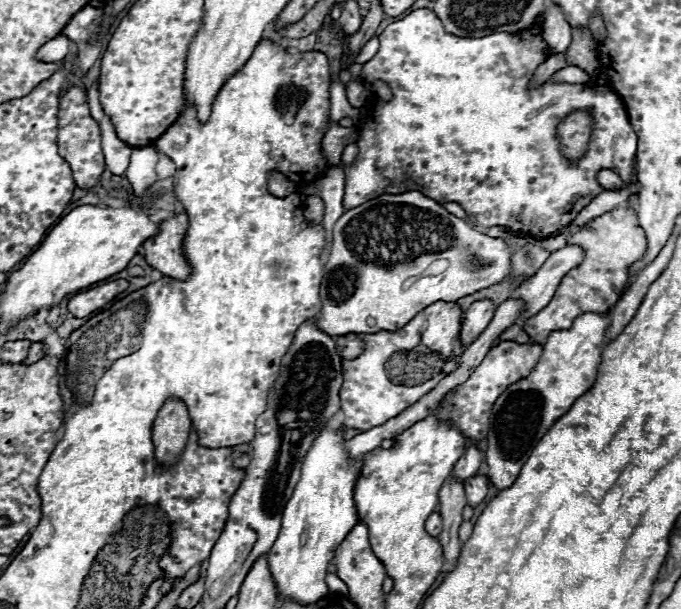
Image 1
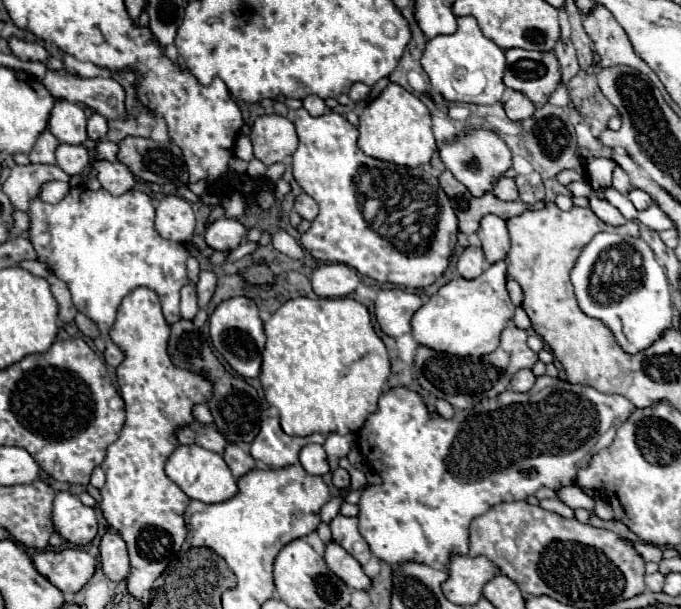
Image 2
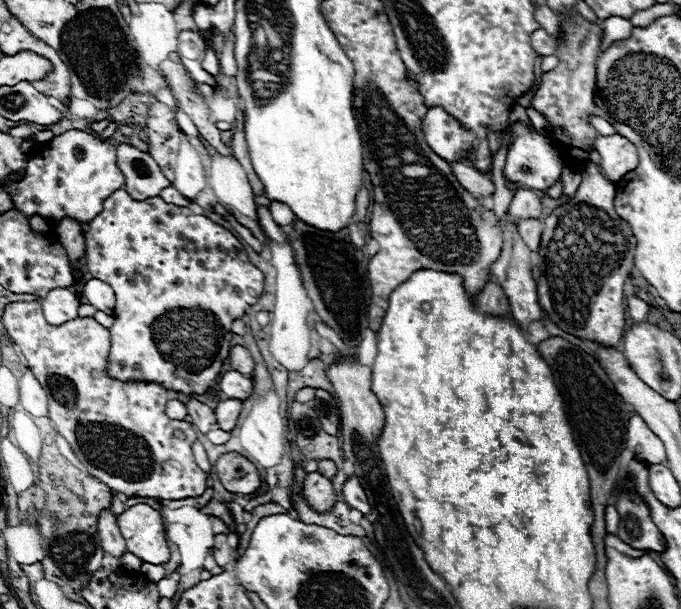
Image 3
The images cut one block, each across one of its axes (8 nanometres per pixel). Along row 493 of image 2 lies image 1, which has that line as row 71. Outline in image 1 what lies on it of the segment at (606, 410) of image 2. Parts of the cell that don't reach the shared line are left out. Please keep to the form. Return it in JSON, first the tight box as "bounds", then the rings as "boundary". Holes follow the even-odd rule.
{"bounds":[344,8,636,238],"boundary":[[[420,8],[420,10],[412,10],[408,16],[404,16],[402,20],[390,24],[380,36],[380,50],[378,54],[364,62],[364,68],[362,68],[362,78],[368,80],[368,82],[374,82],[374,80],[384,80],[390,90],[392,90],[392,100],[388,102],[376,102],[370,116],[366,118],[364,126],[360,128],[358,144],[358,156],[354,160],[354,164],[350,164],[350,168],[344,166],[344,174],[346,174],[346,186],[344,186],[344,208],[350,210],[358,204],[364,204],[366,200],[372,200],[374,196],[380,196],[380,194],[402,194],[402,192],[410,192],[410,190],[418,190],[422,194],[426,194],[428,198],[440,202],[440,204],[446,204],[446,202],[458,202],[466,214],[474,216],[476,218],[476,224],[480,226],[504,226],[508,228],[512,234],[526,234],[526,236],[532,236],[532,238],[548,238],[548,234],[554,234],[558,232],[560,228],[568,226],[576,214],[590,204],[592,198],[596,198],[604,188],[598,184],[596,180],[596,174],[604,168],[608,170],[614,170],[618,172],[620,180],[624,184],[628,184],[630,180],[630,174],[632,174],[632,158],[636,154],[636,132],[632,130],[632,124],[628,120],[628,114],[626,114],[626,108],[624,108],[624,102],[620,100],[618,94],[614,92],[596,92],[594,88],[586,86],[586,84],[556,84],[552,80],[540,84],[540,86],[534,86],[530,88],[530,82],[534,78],[534,70],[546,60],[546,40],[542,36],[536,36],[532,32],[520,32],[520,34],[508,34],[508,32],[496,32],[496,34],[490,34],[490,36],[482,36],[482,38],[460,38],[460,36],[452,36],[444,30],[440,18],[428,10],[428,8]],[[576,110],[588,110],[590,116],[592,116],[592,136],[590,136],[590,142],[588,142],[588,148],[586,152],[576,160],[572,162],[570,158],[566,158],[562,152],[560,152],[560,138],[558,138],[558,124],[570,116],[570,112],[576,112]]]}

